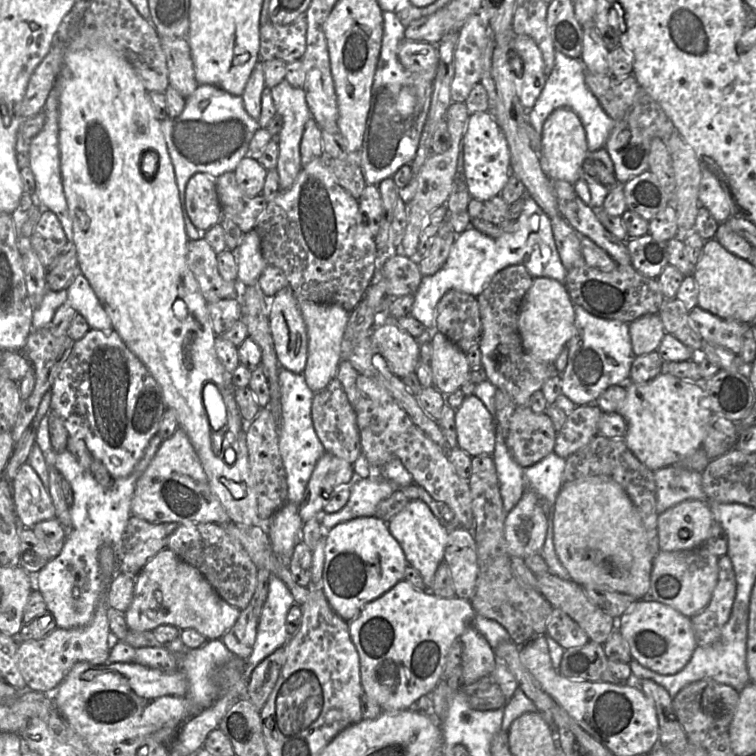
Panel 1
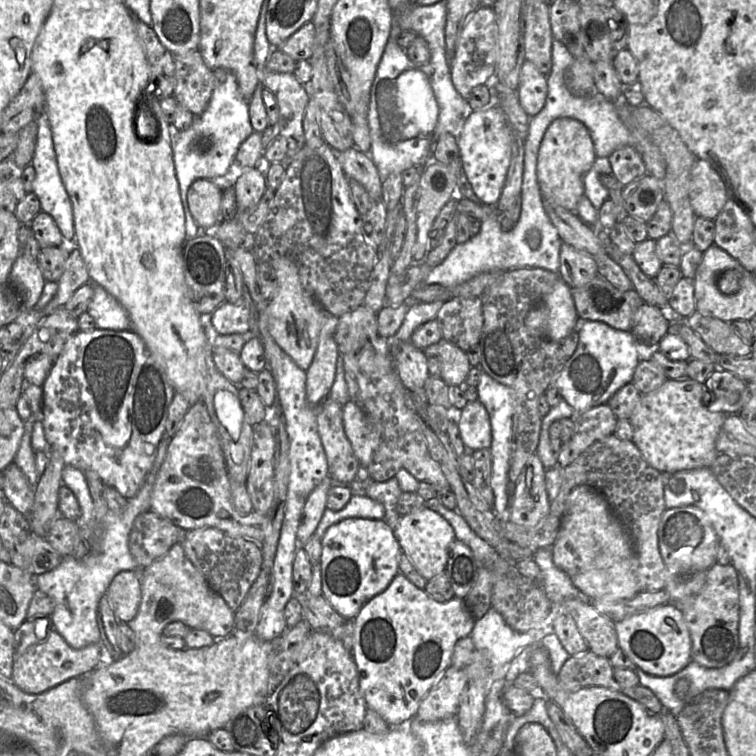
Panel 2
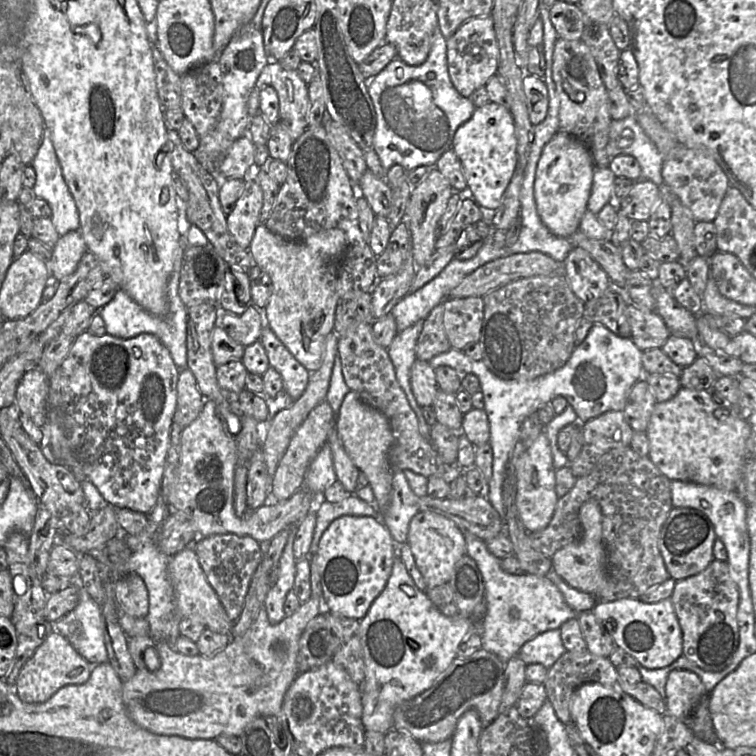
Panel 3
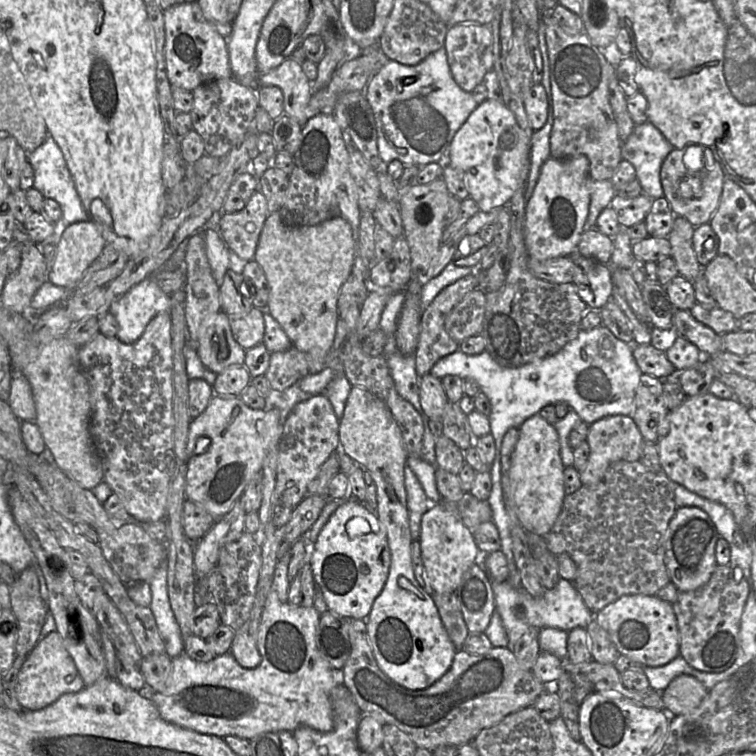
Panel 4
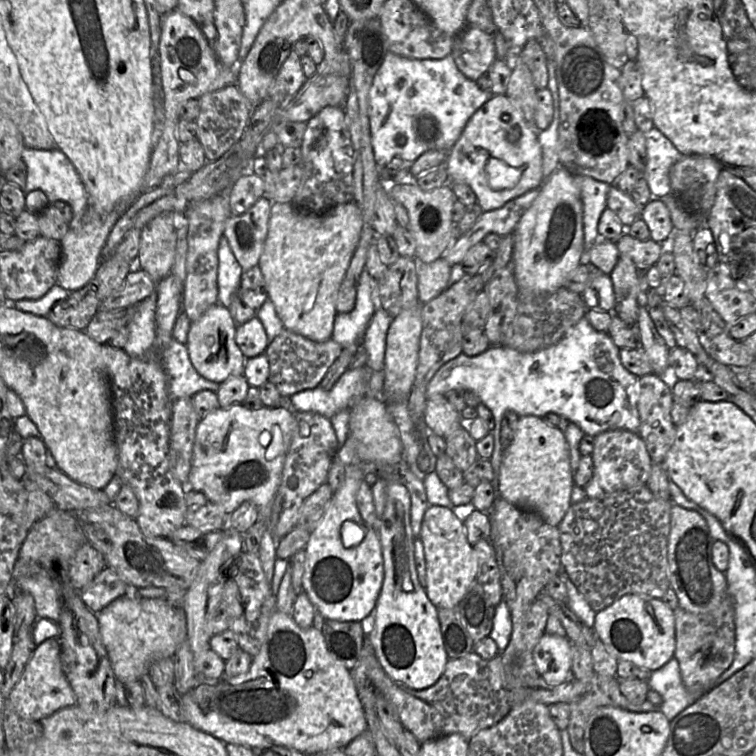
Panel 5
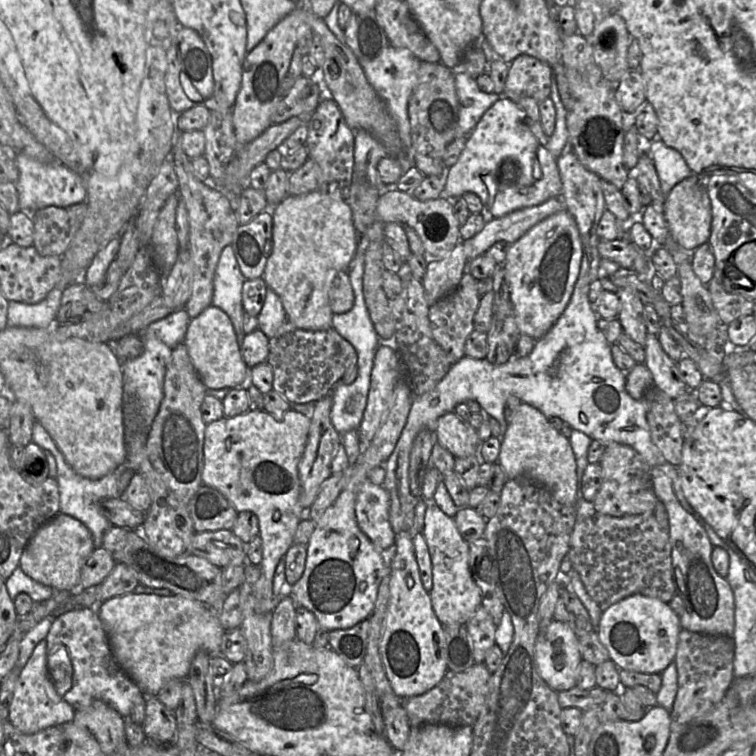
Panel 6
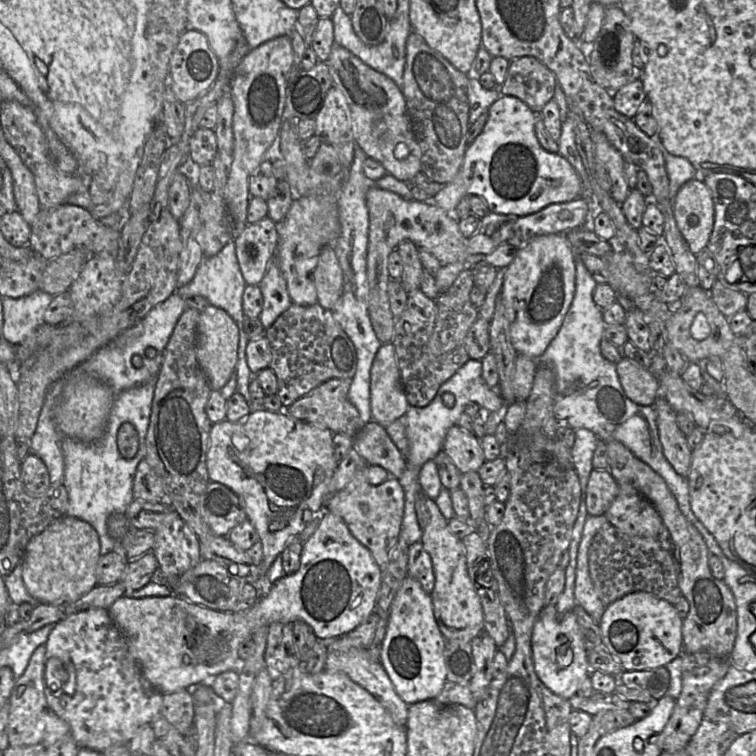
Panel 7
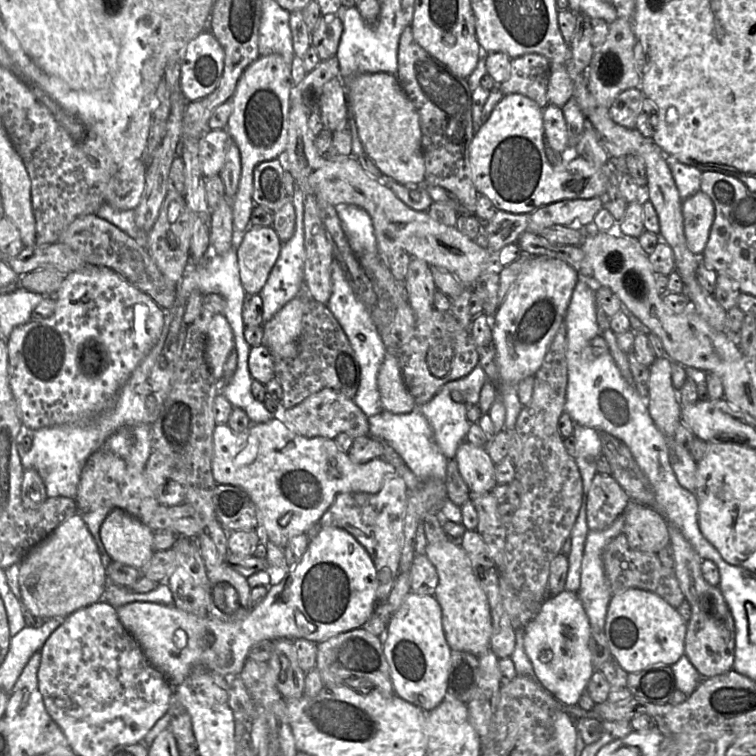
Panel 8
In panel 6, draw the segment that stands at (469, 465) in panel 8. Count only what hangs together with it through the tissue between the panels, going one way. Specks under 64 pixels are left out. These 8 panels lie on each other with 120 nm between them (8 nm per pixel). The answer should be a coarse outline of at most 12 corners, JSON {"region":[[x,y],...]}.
{"region":[[454,412],[438,419],[435,441],[454,457],[479,453],[477,429]]}

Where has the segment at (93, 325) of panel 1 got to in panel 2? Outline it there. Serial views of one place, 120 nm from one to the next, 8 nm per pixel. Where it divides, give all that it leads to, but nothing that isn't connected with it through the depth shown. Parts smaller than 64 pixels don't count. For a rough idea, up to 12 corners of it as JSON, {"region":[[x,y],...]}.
{"region":[[100,285],[87,313],[98,329],[132,330],[127,311]]}

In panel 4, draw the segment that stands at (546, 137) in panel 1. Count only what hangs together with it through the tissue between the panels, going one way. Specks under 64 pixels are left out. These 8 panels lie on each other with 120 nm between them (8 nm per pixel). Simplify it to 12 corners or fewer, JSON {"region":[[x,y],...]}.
{"region":[[549,157],[525,209],[529,257],[576,254],[589,160]]}

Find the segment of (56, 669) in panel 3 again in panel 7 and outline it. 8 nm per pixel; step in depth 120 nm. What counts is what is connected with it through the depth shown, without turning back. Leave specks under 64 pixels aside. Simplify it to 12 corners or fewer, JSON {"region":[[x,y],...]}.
{"region":[[46,646],[33,652],[9,698],[12,746],[55,743],[69,724],[49,706]]}

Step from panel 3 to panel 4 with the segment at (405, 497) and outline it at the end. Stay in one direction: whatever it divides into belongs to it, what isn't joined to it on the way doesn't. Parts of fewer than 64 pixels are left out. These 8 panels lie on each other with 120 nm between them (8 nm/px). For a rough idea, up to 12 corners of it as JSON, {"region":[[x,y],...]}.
{"region":[[408,464],[404,484],[410,534],[417,540],[431,504]]}

